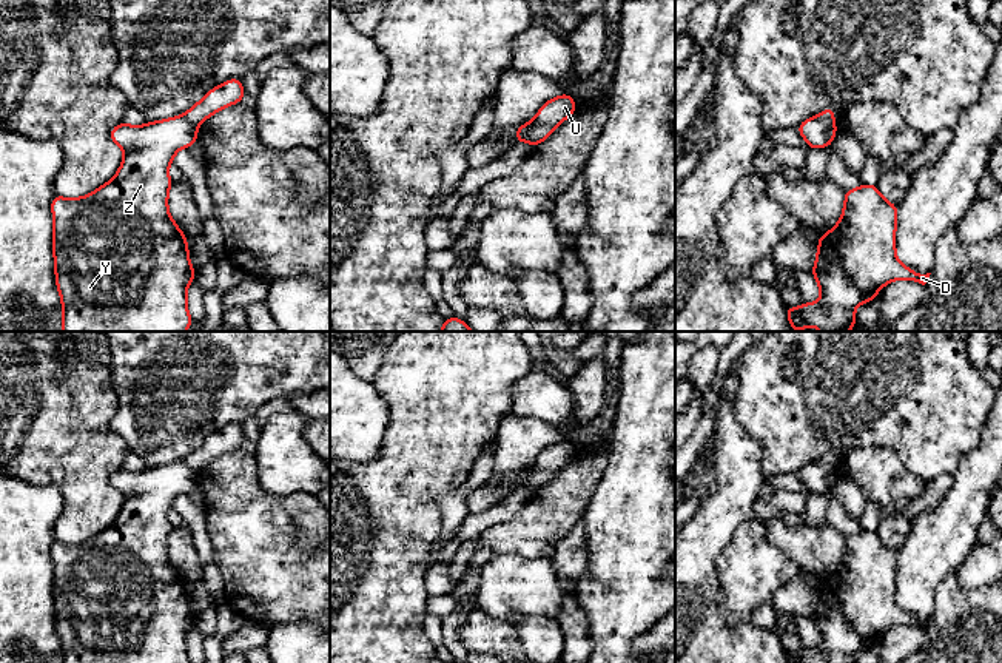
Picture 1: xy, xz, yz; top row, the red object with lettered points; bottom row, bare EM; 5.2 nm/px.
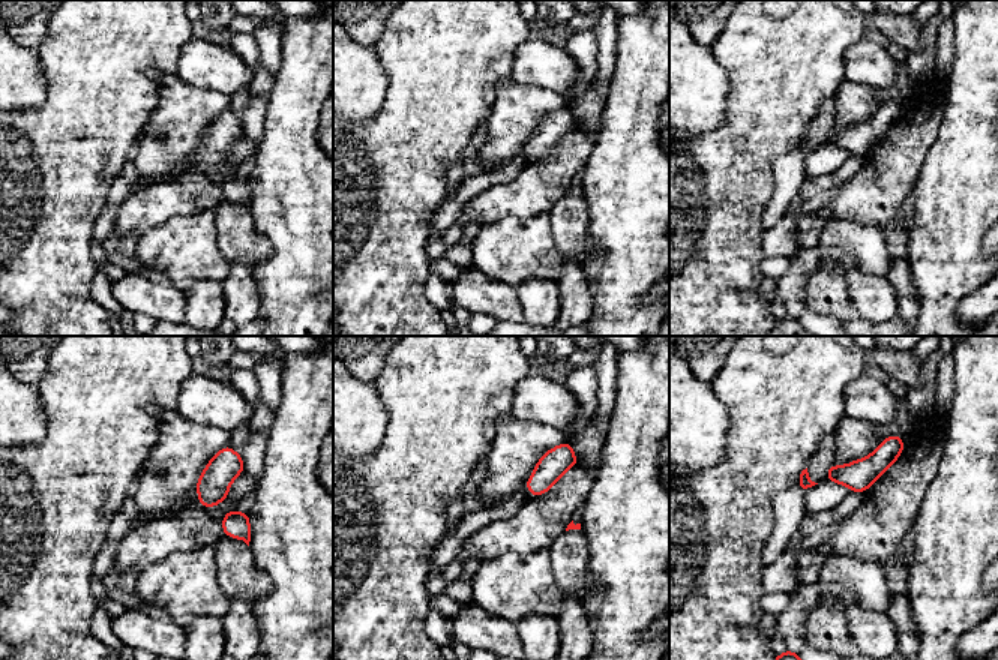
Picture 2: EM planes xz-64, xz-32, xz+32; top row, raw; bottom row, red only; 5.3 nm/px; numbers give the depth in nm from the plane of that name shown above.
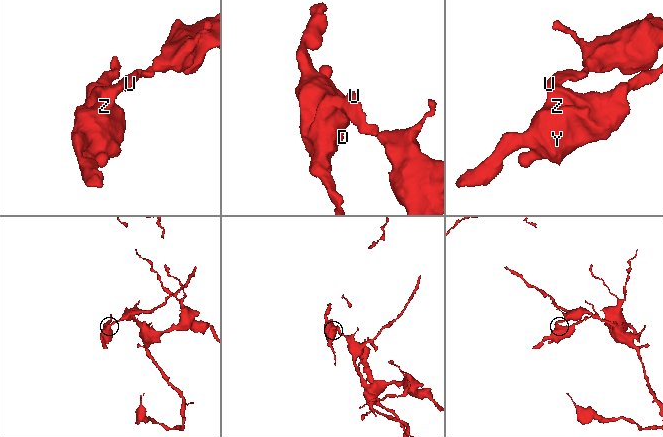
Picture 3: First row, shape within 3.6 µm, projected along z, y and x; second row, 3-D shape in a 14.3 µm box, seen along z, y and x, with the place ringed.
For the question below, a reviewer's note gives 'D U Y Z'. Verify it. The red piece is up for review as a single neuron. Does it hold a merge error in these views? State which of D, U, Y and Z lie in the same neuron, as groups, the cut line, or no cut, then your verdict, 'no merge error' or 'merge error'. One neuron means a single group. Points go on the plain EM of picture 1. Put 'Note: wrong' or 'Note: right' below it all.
D Y Z / U | xz (535, 466), (529, 487) | merge error
Note: wrong

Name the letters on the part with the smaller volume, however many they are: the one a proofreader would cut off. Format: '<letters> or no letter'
D, Y, Z

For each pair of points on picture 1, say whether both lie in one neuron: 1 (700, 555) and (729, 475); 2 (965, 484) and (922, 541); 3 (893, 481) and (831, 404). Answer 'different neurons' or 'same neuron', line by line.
1: same neuron
2: same neuron
3: different neurons

